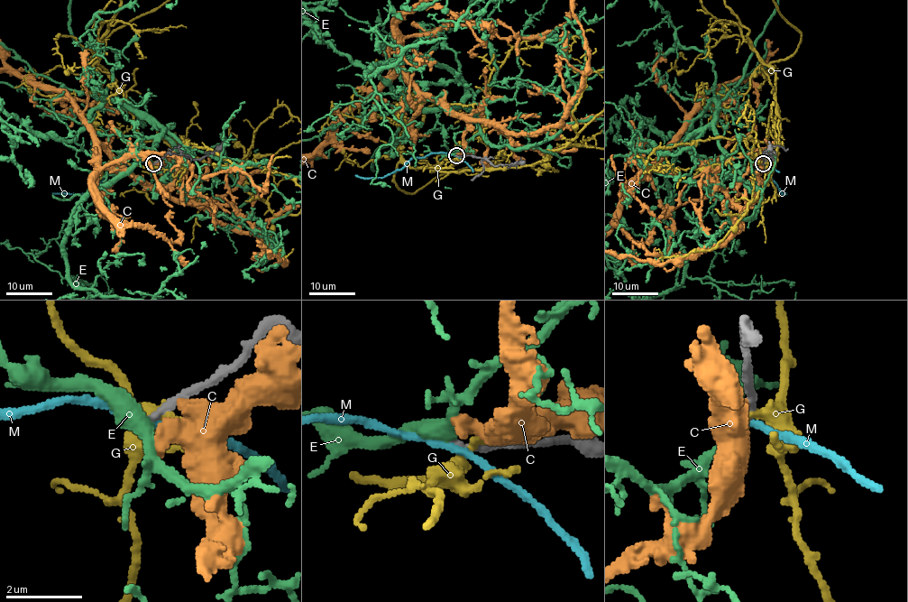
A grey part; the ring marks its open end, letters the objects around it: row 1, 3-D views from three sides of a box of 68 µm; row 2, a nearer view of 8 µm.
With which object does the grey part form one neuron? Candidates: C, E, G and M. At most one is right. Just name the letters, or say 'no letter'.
E

